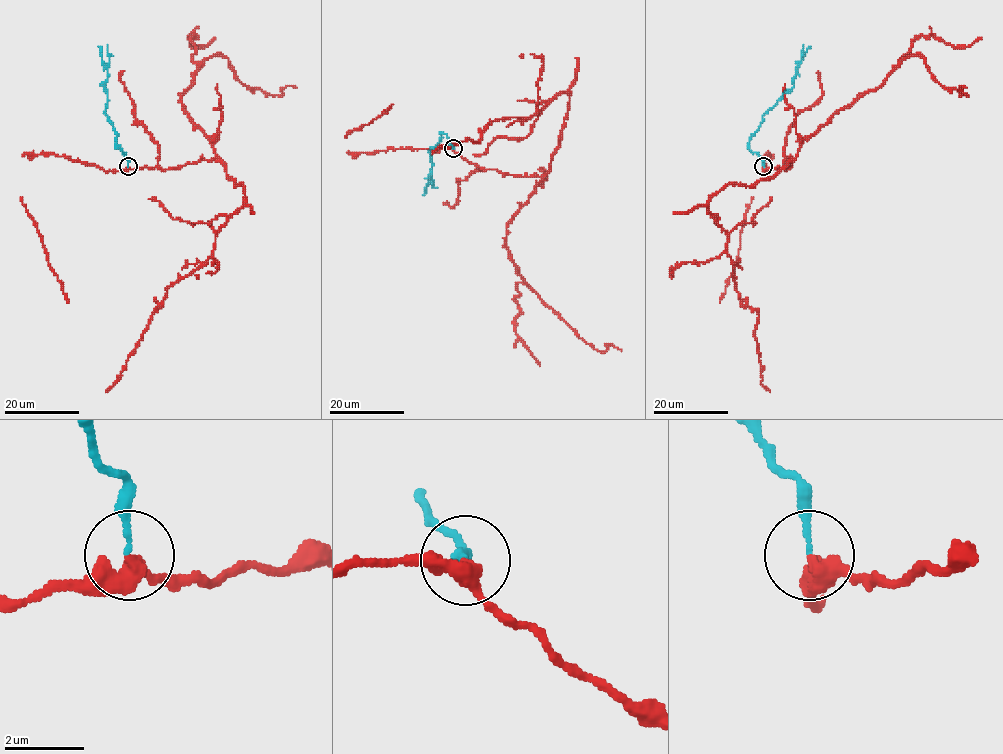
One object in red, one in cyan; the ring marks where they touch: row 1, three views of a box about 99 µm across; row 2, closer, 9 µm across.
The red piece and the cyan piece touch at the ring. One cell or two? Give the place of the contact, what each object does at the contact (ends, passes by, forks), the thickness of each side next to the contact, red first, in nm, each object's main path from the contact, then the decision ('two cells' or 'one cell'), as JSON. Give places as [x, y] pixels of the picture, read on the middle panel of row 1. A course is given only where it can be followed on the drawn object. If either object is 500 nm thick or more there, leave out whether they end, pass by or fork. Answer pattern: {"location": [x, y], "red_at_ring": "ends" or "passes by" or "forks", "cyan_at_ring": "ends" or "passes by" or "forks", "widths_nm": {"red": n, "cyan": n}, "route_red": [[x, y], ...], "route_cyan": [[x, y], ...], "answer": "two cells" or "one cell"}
{"location": [453, 148], "red_at_ring": "passes by", "cyan_at_ring": "ends", "widths_nm": {"red": 360, "cyan": 150}, "route_red": [[453, 148], [485, 168], [543, 176], [569, 92], [532, 116], [493, 120], [476, 142], [429, 155]], "route_cyan": [[453, 148], [441, 133], [441, 140], [430, 149], [432, 172], [429, 177], [432, 181], [427, 183], [423, 194]], "answer": "two cells"}

